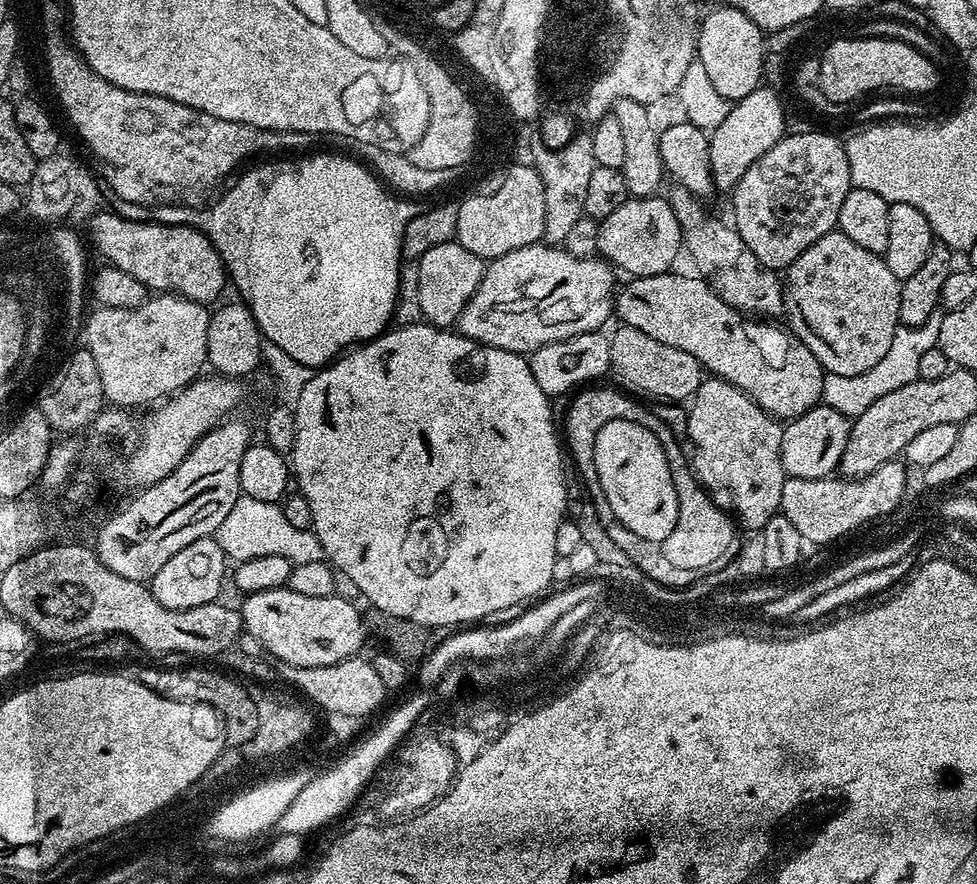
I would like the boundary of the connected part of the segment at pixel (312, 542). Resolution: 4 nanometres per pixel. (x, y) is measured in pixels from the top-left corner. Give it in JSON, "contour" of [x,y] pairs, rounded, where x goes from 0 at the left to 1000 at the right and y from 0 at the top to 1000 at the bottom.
{"contour":[[[249,559],[244,563],[244,568],[240,568],[235,581],[231,581],[231,590],[227,590],[223,610],[230,630],[237,636],[276,628],[288,629],[300,638],[333,632],[322,602],[304,600],[301,595],[297,595],[286,569],[264,568],[264,563],[256,563]]]}

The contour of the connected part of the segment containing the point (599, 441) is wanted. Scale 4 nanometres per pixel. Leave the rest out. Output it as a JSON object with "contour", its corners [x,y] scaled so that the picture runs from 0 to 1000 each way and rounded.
{"contour":[[[654,475],[620,477],[608,495],[608,532],[626,585],[641,595],[641,600],[649,600],[649,604],[673,617],[689,605],[690,590],[694,590],[694,559],[690,554],[690,541],[686,541],[678,500],[673,500],[662,479]]]}

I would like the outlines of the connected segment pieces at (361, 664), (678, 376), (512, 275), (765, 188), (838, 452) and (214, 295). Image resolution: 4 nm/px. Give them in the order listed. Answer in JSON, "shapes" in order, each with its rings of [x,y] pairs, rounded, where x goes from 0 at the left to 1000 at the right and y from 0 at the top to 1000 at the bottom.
{"shapes":[[[[365,740],[356,747],[351,747],[338,753],[297,753],[288,747],[281,748],[282,760],[295,774],[308,778],[328,801],[333,801],[341,811],[346,809],[366,809],[372,812],[379,811],[381,804],[392,794],[395,781],[391,776],[391,767],[383,759],[380,745]]],[[[635,369],[632,372],[622,387],[624,425],[640,445],[667,452],[663,455],[700,455],[711,448],[716,439],[719,417],[710,400],[690,396],[690,391],[682,391],[682,387],[673,387],[673,382],[665,382],[665,378],[657,378],[652,371]]],[[[554,274],[522,283],[522,287],[514,287],[496,302],[489,328],[485,328],[481,342],[477,342],[473,351],[469,374],[490,389],[533,400],[542,400],[563,387],[575,387],[597,376],[615,374],[622,356],[625,359],[628,353],[629,311],[632,309],[621,294],[609,288],[589,291],[576,278]]],[[[813,149],[784,170],[747,217],[753,264],[768,278],[768,287],[791,305],[806,304],[813,292],[859,255],[862,229],[874,212],[863,157],[847,149]]],[[[840,455],[835,460],[825,464],[825,468],[806,476],[801,485],[798,521],[802,528],[803,540],[836,543],[842,538],[851,540],[859,531],[872,482],[869,472]]],[[[114,238],[99,239],[93,245],[93,253],[94,274],[111,293],[107,295],[114,302],[141,314],[141,319],[148,321],[157,331],[188,335],[191,339],[198,339],[210,346],[220,345],[226,338],[224,335],[229,330],[229,321],[231,326],[229,294],[215,274],[215,269],[211,269],[202,258],[190,253],[162,253],[146,249],[130,249]]]]}

